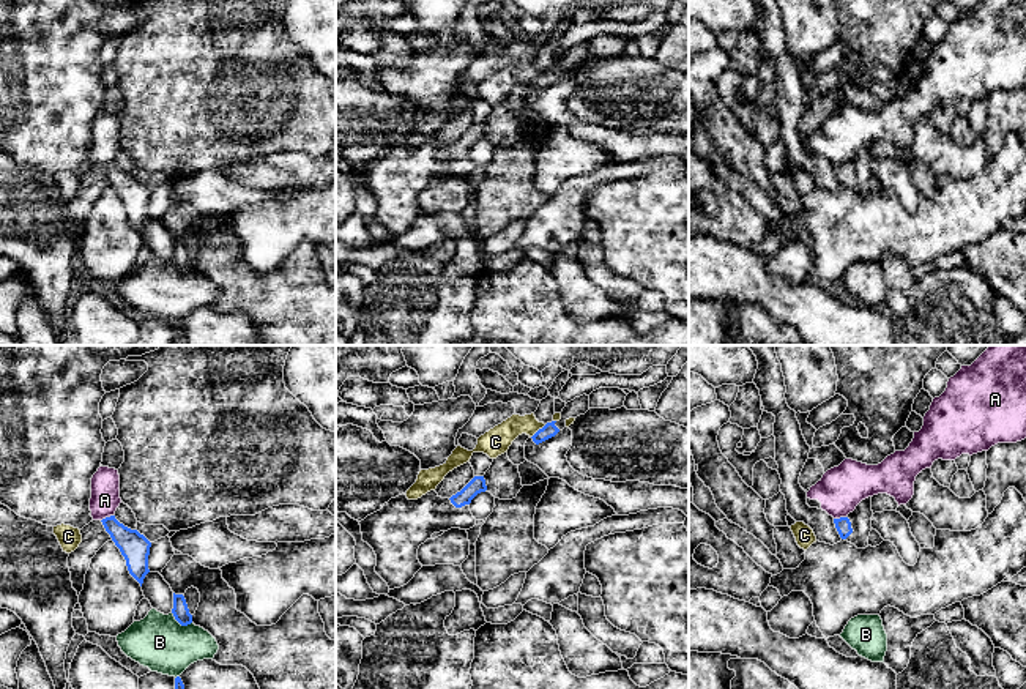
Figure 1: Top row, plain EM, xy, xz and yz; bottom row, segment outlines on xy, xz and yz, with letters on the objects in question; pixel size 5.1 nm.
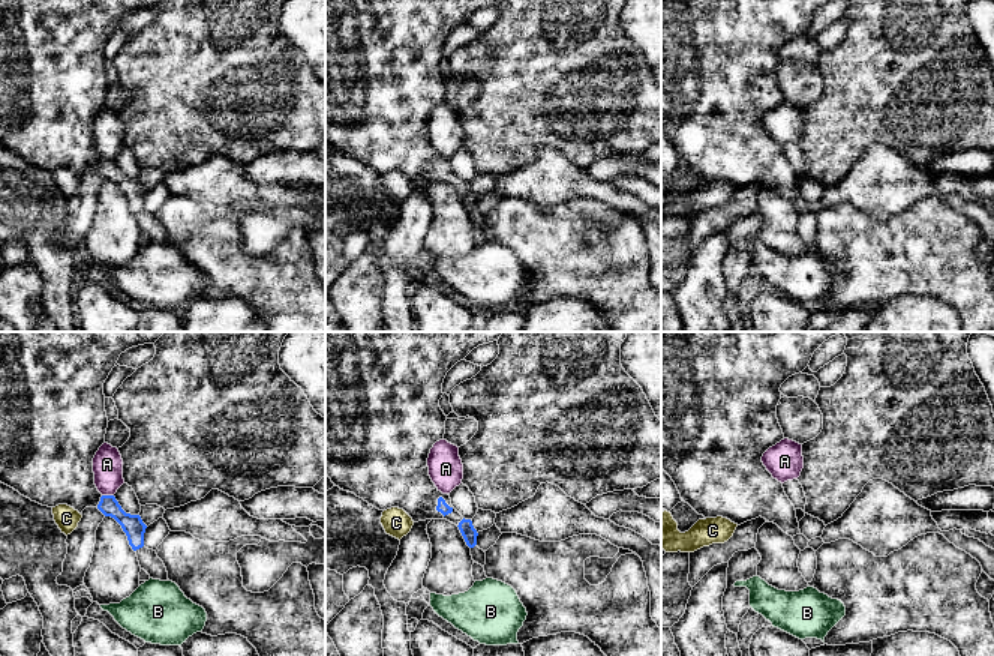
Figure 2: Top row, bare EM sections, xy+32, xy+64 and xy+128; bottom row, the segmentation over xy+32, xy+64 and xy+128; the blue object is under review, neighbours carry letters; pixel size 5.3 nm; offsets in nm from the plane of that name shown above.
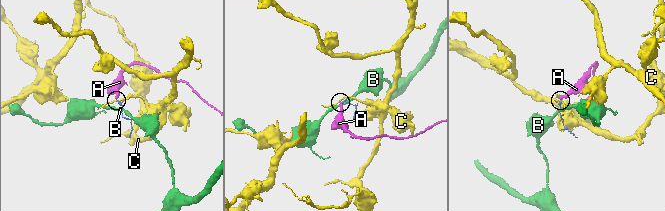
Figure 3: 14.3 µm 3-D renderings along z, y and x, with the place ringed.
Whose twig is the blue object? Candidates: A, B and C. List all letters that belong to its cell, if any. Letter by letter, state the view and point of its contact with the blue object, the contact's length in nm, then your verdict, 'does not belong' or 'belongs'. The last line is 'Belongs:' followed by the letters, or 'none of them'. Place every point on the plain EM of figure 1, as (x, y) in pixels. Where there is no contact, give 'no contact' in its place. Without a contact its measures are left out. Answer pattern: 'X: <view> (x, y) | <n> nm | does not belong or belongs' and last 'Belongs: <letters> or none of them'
A: xy (106, 164) | 70 nm | does not belong
B: xy (180, 270) | 120 nm | does not belong
C: xz (538, 78) | 100 nm | does not belong
Belongs: none of them

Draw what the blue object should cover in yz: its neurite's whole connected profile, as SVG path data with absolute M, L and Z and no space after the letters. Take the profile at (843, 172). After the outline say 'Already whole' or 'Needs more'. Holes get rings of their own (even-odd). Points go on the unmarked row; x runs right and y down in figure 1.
M868 143L846 164L834 166L834 170L842 186L854 191L857 196L865 196L868 194L872 164L872 143Z. Needs more

